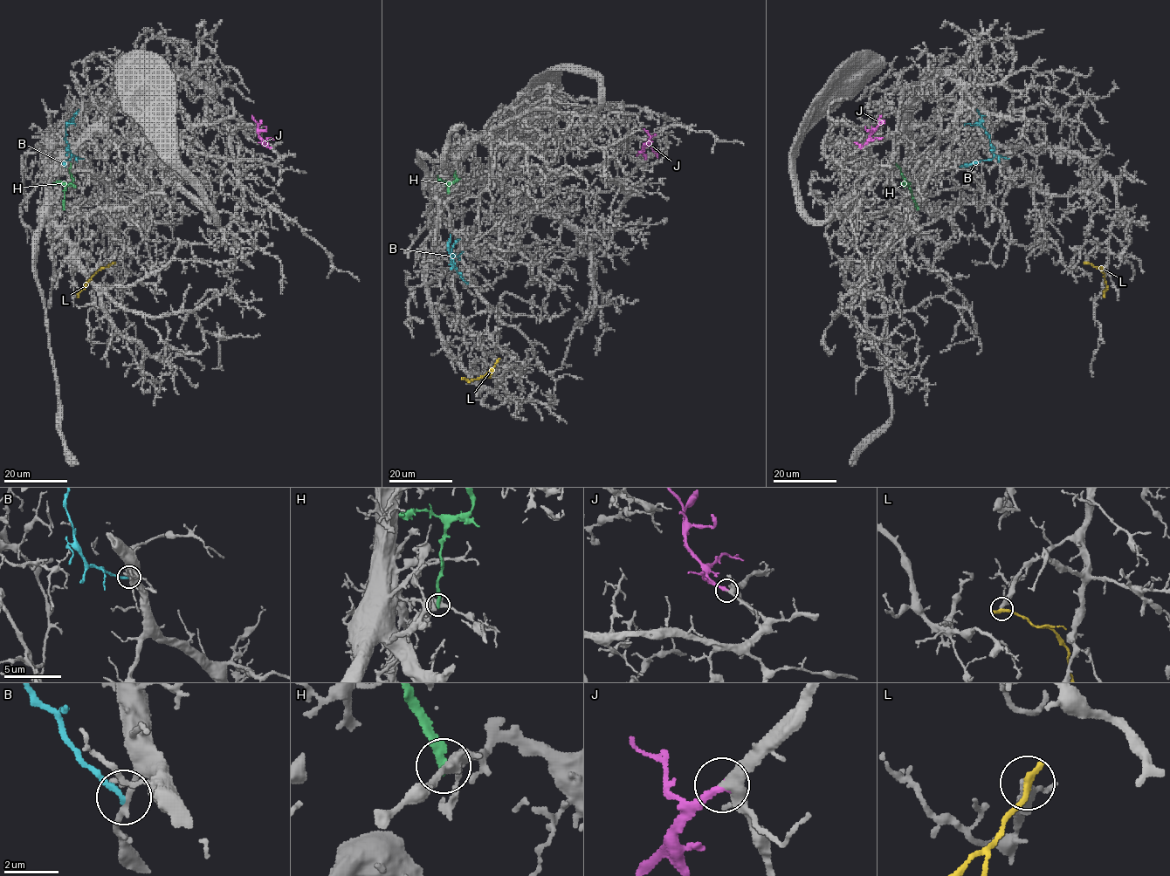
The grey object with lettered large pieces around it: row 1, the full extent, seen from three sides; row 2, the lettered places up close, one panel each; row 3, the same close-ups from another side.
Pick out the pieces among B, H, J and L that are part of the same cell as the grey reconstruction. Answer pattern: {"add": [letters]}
{"add": ["J"]}

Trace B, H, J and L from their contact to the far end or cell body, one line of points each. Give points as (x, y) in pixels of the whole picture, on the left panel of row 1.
B: (83, 158), (71, 154), (65, 139), (66, 126), (78, 109)
H: (63, 208), (64, 190), (72, 181), (68, 169), (71, 163)
J: (270, 147), (260, 138), (252, 115)
L: (113, 263), (94, 273), (77, 297)

